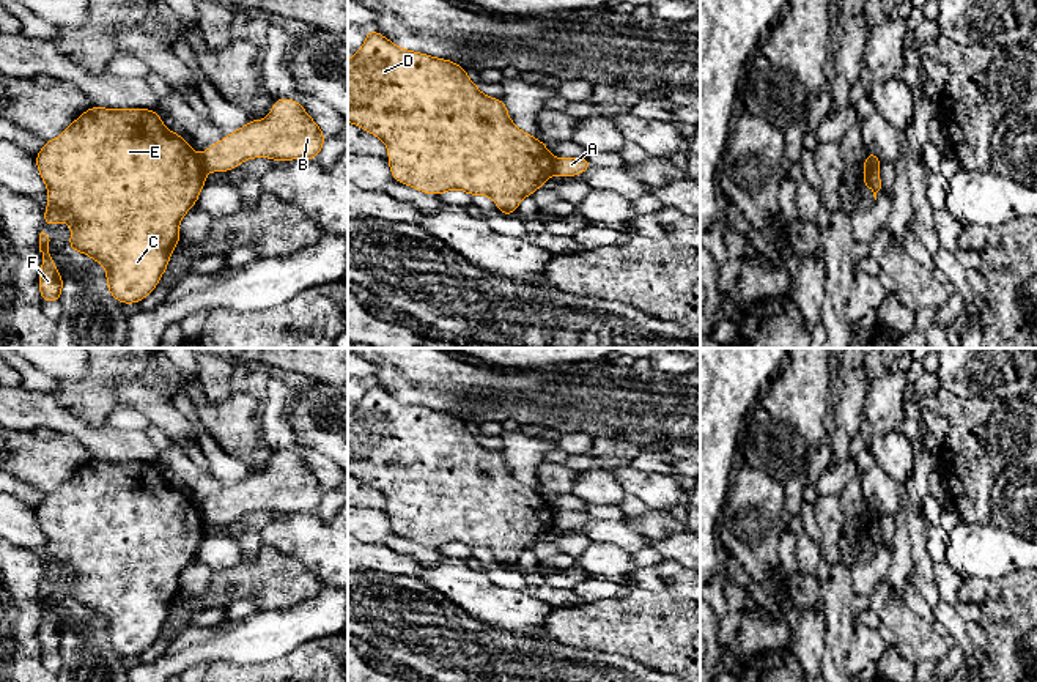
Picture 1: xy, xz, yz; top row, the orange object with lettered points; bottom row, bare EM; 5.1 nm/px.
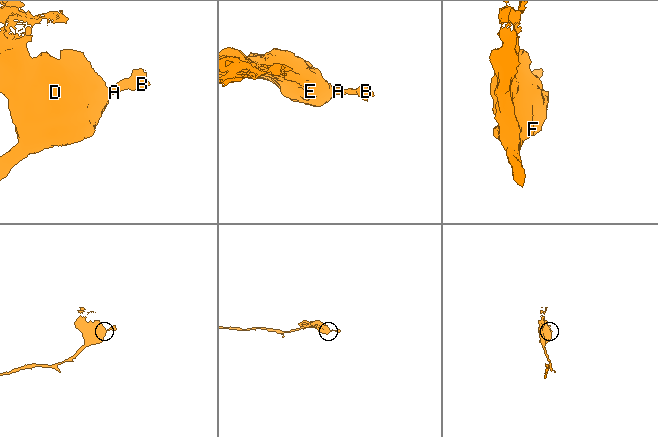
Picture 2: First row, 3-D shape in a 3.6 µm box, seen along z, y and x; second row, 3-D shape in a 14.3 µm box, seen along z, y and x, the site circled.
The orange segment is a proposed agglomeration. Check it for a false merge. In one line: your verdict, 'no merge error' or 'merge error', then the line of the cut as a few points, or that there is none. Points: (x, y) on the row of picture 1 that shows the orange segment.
merge error | xy (197, 156), (205, 170)

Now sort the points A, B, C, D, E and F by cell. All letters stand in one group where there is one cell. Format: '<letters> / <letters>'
A B / C D E F

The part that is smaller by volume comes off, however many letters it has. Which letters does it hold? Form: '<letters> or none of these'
A, B

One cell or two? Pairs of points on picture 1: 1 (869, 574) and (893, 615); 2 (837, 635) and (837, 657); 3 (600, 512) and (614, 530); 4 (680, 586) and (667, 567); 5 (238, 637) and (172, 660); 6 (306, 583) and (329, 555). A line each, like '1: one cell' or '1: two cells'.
1: two cells
2: one cell
3: two cells
4: one cell
5: one cell
6: two cells

